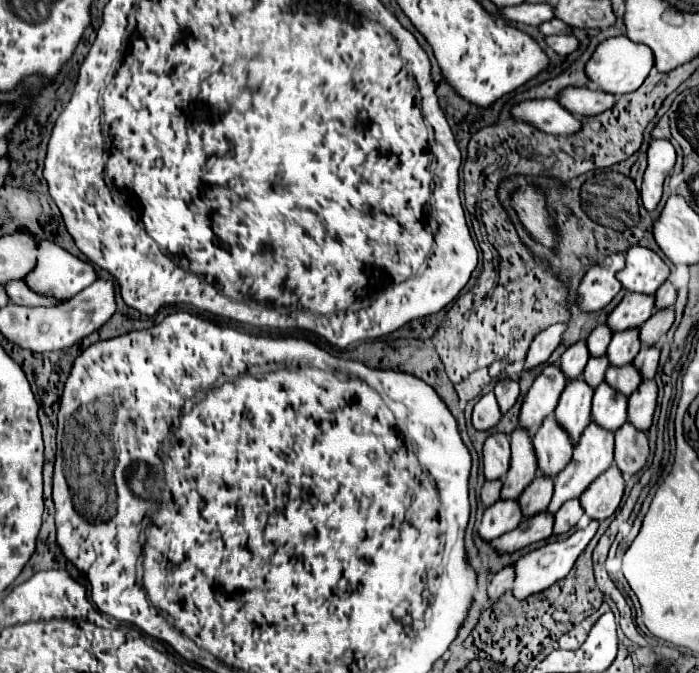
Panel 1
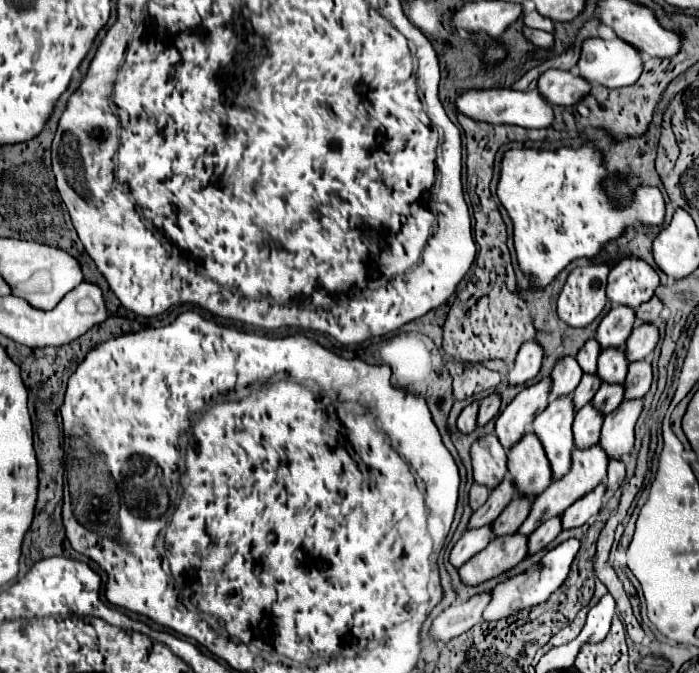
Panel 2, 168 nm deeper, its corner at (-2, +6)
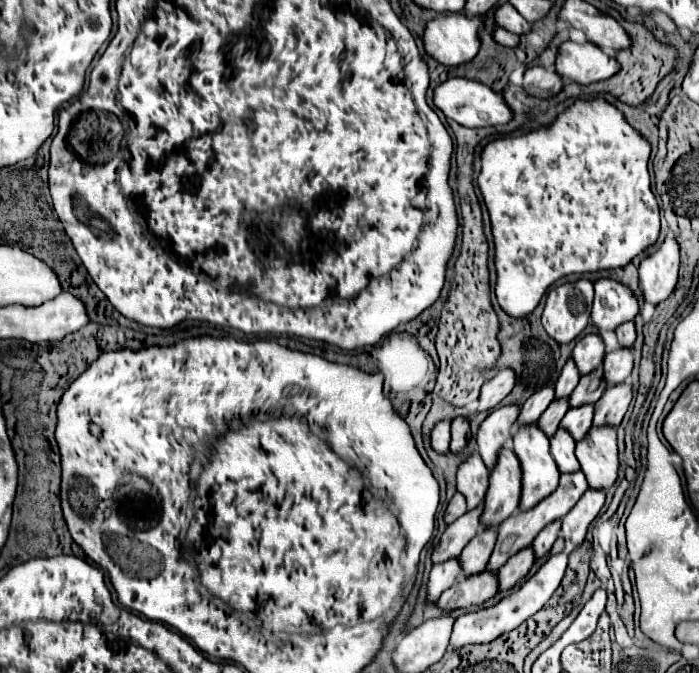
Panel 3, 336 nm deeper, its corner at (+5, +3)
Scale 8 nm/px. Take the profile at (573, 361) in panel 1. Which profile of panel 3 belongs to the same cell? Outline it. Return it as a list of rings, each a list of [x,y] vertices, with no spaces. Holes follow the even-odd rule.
[[[544,387],[538,393],[534,393],[522,407],[516,419],[516,425],[534,425],[538,421],[538,417],[544,413],[544,409],[552,403],[554,399],[554,389],[552,387]]]

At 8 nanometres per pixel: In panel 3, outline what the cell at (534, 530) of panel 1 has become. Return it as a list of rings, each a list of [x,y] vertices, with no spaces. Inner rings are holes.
[[[478,573],[474,577],[460,577],[456,583],[442,593],[438,599],[438,609],[456,611],[482,605],[496,595],[496,573]]]

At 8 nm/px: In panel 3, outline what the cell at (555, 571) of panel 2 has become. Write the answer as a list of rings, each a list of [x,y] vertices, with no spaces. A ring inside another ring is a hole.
[[[558,553],[552,555],[536,573],[534,577],[530,577],[518,591],[514,591],[512,595],[504,597],[500,603],[496,603],[494,607],[482,609],[482,611],[472,611],[472,613],[464,613],[454,621],[454,629],[452,629],[452,637],[450,637],[450,645],[446,651],[458,651],[466,645],[480,645],[480,643],[490,643],[496,637],[516,629],[518,625],[522,625],[528,617],[532,617],[534,613],[538,613],[546,601],[552,597],[552,593],[558,589],[564,571],[566,571],[566,563],[568,563],[568,555],[566,553]]]

